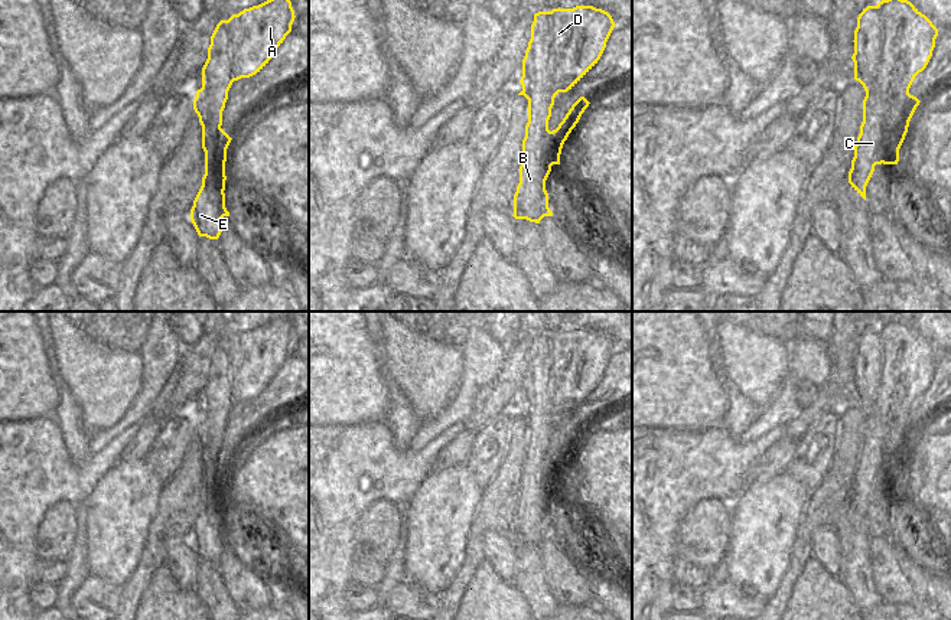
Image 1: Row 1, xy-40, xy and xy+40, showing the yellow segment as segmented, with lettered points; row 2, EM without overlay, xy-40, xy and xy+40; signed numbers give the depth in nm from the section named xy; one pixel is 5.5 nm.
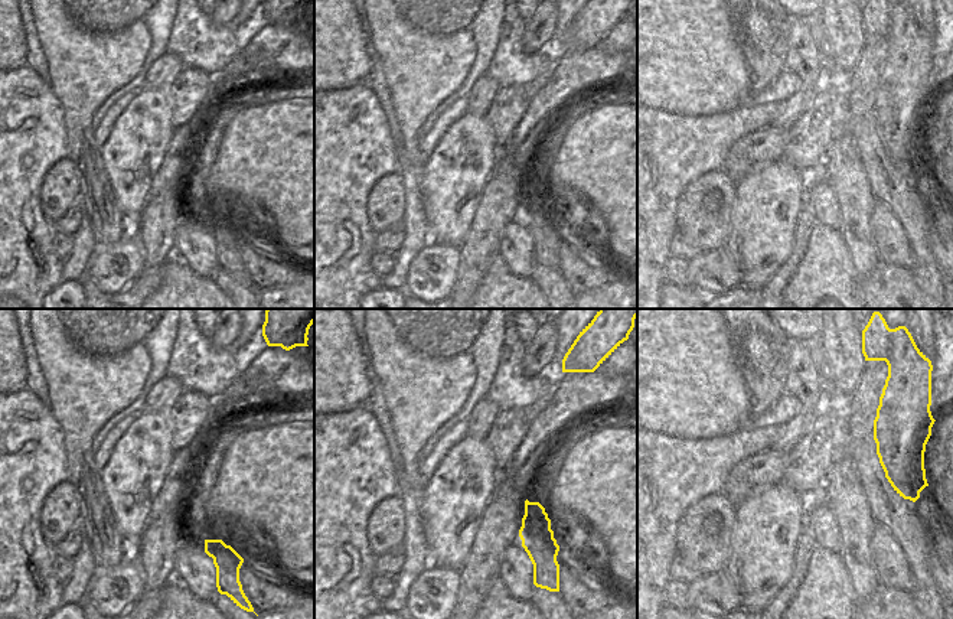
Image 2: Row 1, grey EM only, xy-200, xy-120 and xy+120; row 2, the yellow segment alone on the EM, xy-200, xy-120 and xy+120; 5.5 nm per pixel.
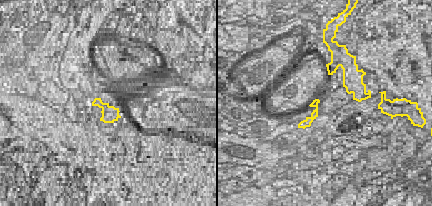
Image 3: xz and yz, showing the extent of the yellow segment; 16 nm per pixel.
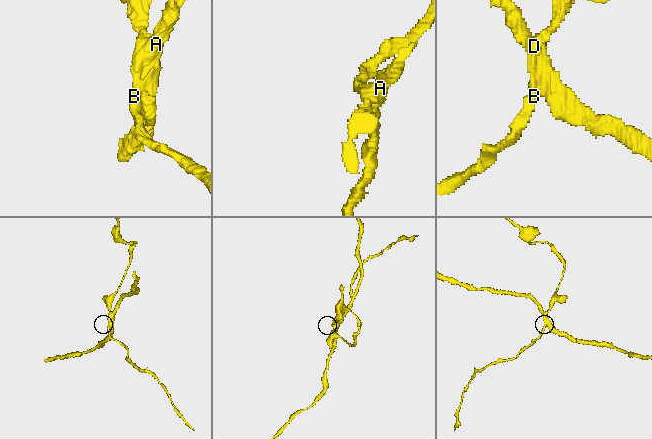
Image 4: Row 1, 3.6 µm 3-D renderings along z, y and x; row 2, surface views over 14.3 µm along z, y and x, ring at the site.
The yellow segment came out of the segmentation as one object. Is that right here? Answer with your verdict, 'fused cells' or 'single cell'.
fused cells

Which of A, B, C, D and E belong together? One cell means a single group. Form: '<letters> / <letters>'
A D / B C E

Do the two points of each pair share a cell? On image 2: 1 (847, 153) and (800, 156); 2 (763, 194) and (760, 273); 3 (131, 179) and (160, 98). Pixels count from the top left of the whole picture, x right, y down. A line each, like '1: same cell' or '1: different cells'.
1: different cells
2: same cell
3: same cell

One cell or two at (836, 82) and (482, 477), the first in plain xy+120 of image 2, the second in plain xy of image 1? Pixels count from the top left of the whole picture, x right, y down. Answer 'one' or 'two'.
one

